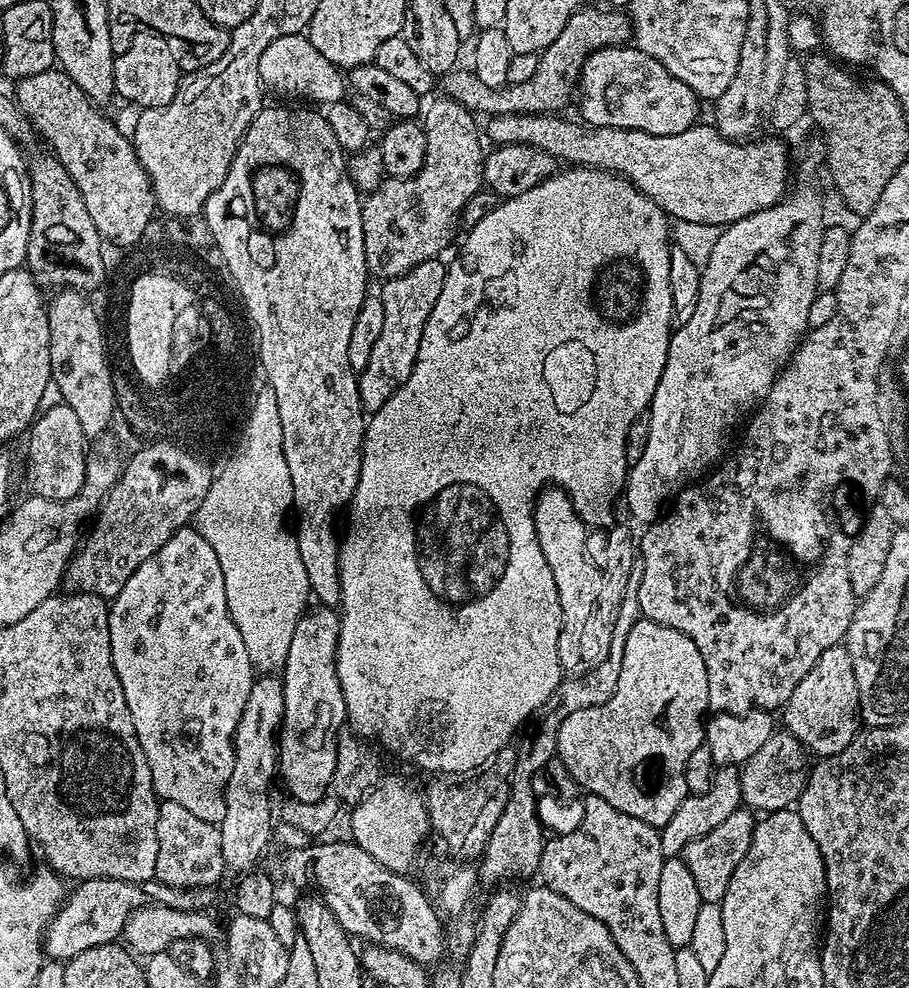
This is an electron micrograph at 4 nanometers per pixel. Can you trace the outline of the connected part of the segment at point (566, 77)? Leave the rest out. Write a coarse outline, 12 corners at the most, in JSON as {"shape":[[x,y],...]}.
{"shape":[[581,6],[530,82],[486,86],[457,66],[443,95],[485,117],[556,114],[580,83],[588,55],[620,46],[632,21]]}

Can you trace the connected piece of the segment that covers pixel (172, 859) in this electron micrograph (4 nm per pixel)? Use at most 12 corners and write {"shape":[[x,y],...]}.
{"shape":[[160,800],[156,879],[225,878],[219,827]]}

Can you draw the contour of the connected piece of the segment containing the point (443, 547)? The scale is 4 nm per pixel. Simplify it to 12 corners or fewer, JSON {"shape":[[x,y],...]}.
{"shape":[[670,220],[467,229],[367,417],[347,723],[468,774],[562,673],[545,482],[613,523]]}

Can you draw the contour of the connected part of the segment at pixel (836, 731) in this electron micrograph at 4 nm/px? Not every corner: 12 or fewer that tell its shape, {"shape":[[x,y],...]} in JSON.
{"shape":[[843,643],[794,686],[783,727],[813,757],[861,727]]}

